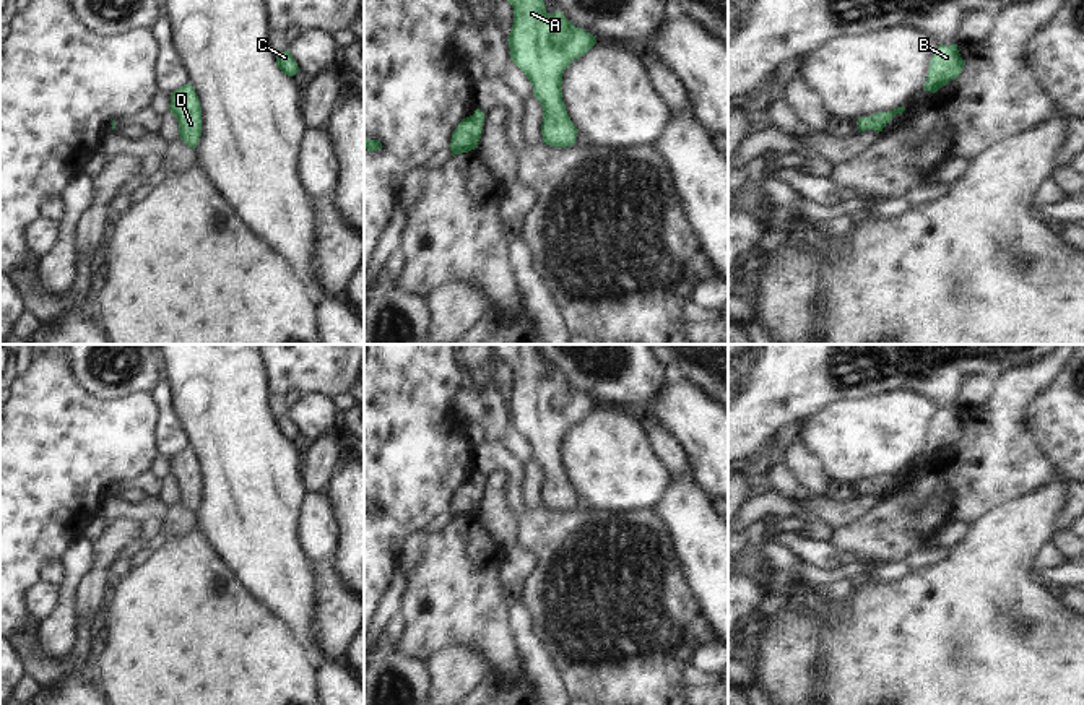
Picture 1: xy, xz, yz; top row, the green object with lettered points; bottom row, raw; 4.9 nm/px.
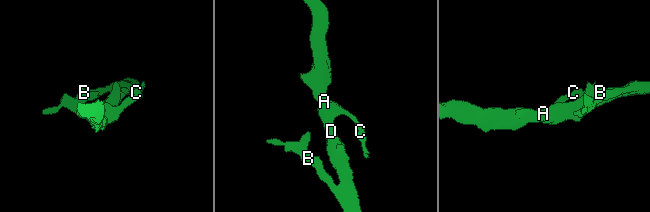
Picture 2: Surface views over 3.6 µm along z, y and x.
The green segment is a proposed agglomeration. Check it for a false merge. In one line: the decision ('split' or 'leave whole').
leave whole

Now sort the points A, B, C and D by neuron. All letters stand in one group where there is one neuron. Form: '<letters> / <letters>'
A B C D

